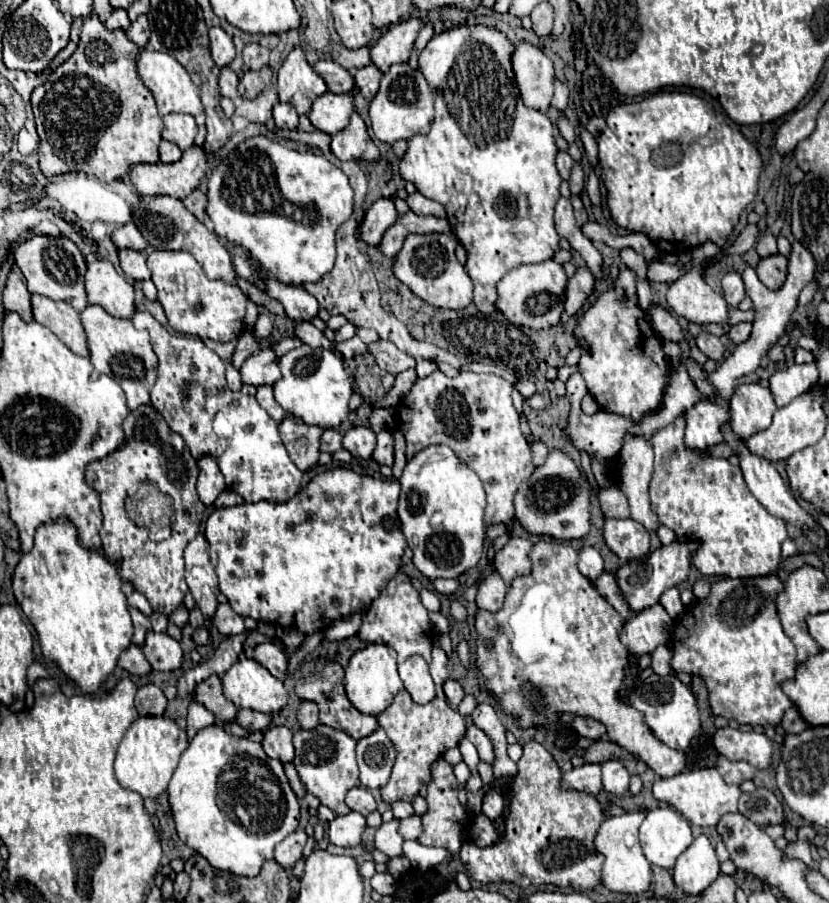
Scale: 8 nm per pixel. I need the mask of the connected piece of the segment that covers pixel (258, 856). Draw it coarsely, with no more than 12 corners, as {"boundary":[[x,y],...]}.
{"boundary":[[195,735],[167,791],[179,839],[257,877],[299,825],[261,743]]}

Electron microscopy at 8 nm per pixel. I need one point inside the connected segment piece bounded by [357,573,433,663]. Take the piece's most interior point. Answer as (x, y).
(396, 618)

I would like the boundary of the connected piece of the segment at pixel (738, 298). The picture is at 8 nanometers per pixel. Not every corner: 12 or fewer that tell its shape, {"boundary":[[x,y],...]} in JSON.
{"boundary":[[737,273],[723,277],[725,301],[737,307],[745,299],[743,279]]}

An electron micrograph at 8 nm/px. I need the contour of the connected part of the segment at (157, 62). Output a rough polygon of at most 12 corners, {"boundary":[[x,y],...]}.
{"boundary":[[139,51],[159,115],[199,115],[199,89],[171,55]]}

